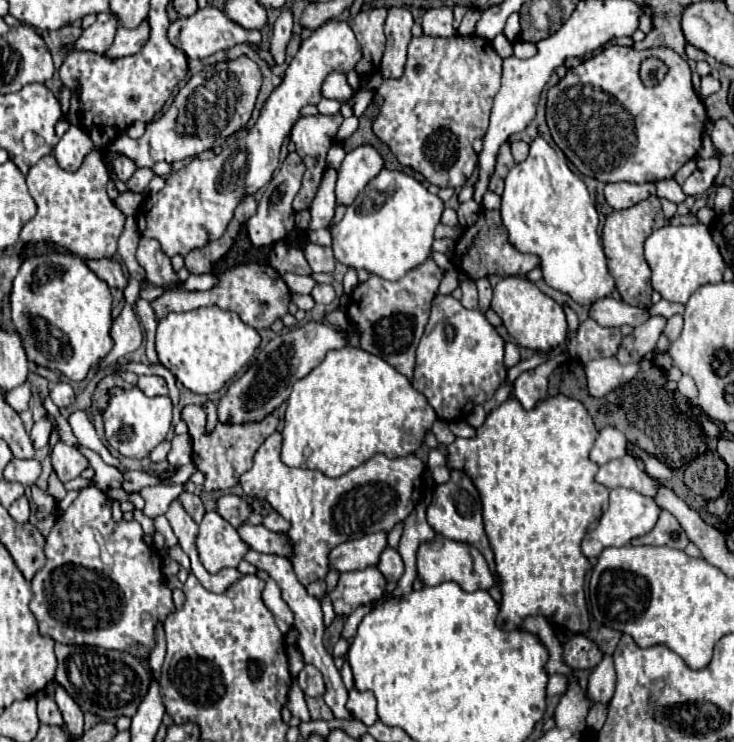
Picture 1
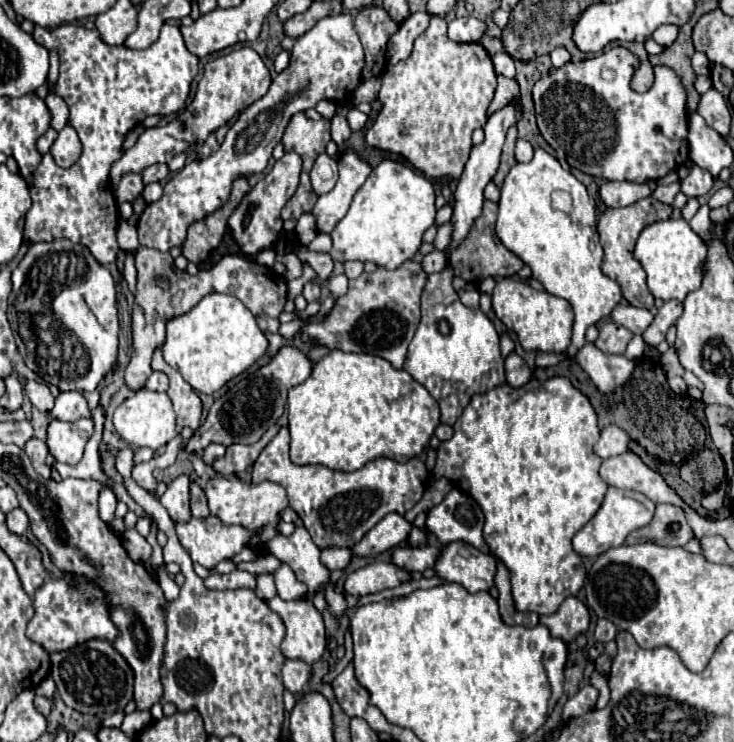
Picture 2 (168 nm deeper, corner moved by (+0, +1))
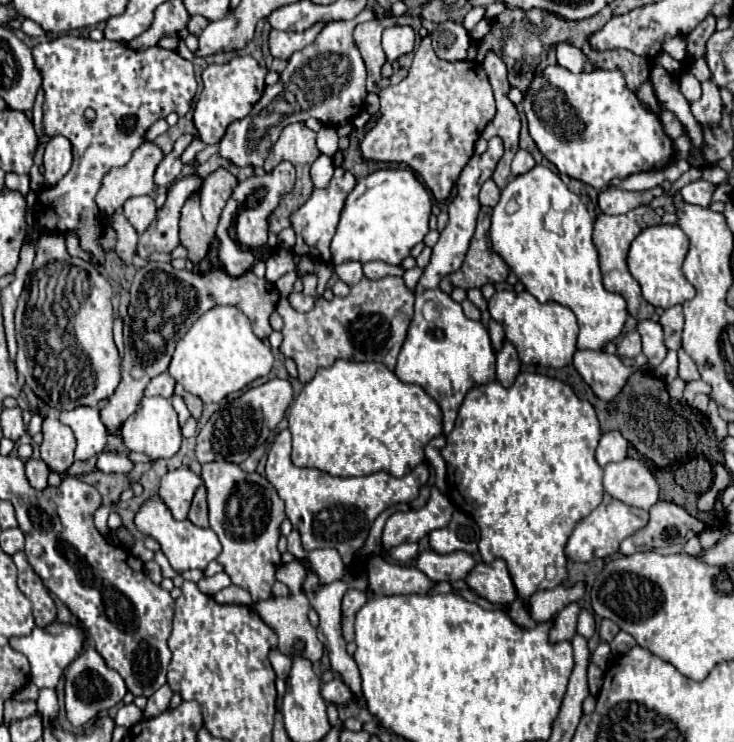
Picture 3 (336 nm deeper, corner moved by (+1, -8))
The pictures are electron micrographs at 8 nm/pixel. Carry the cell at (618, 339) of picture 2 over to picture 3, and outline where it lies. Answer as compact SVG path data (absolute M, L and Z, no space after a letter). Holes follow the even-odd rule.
M628 332L618 342L618 358L636 358L640 354L640 334Z

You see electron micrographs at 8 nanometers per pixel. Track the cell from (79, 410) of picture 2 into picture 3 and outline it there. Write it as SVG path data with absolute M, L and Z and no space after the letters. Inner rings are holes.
M78 406L74 410L64 410L60 422L70 426L76 436L76 460L88 460L96 456L106 446L106 426L100 420L98 408Z

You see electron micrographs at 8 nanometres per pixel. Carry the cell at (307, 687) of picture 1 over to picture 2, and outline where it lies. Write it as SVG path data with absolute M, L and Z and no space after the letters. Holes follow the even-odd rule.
M285 659L285 665L283 665L285 689L297 695L305 689L305 685L309 683L309 677L311 677L311 667L307 663L303 663L301 659Z

